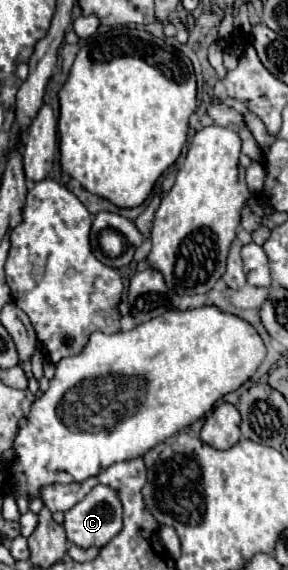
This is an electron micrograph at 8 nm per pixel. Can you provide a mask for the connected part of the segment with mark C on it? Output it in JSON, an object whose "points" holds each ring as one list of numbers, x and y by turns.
{"points":[[95,486,79,504,75,504,63,520,63,528,67,534,67,540,79,548,91,548,91,546,105,546,113,536,117,536,117,532,121,532,123,528,123,506,121,500,117,496,115,490,111,490,109,486]]}

